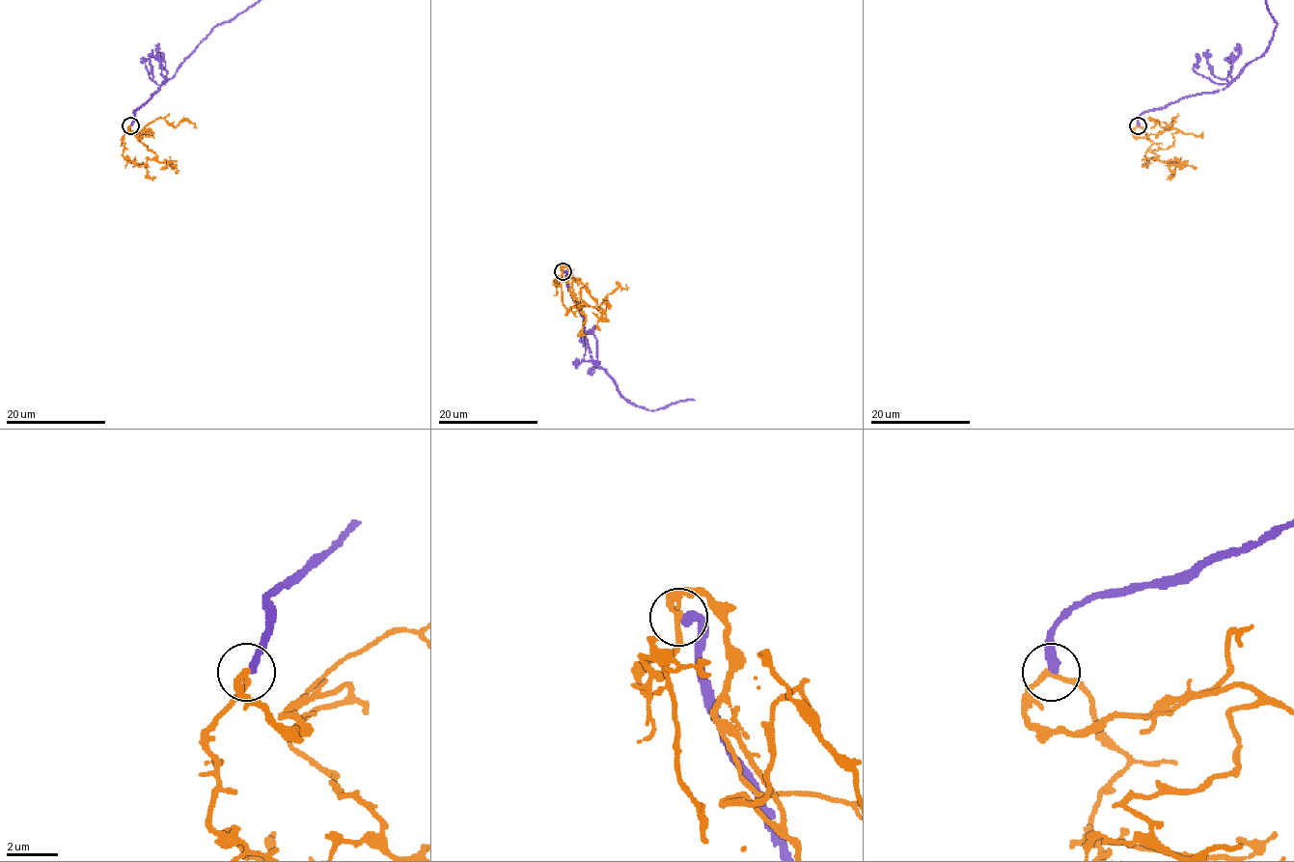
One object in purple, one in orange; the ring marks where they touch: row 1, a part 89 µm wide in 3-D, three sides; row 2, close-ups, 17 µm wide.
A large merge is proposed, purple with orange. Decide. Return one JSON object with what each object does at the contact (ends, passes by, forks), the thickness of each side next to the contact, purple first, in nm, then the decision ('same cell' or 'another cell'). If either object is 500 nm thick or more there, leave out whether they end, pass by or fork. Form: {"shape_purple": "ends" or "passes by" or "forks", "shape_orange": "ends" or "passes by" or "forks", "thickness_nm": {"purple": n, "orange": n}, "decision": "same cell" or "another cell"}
{"shape_purple": "ends", "shape_orange": "passes by", "thickness_nm": {"purple": 320, "orange": 240}, "decision": "another cell"}

